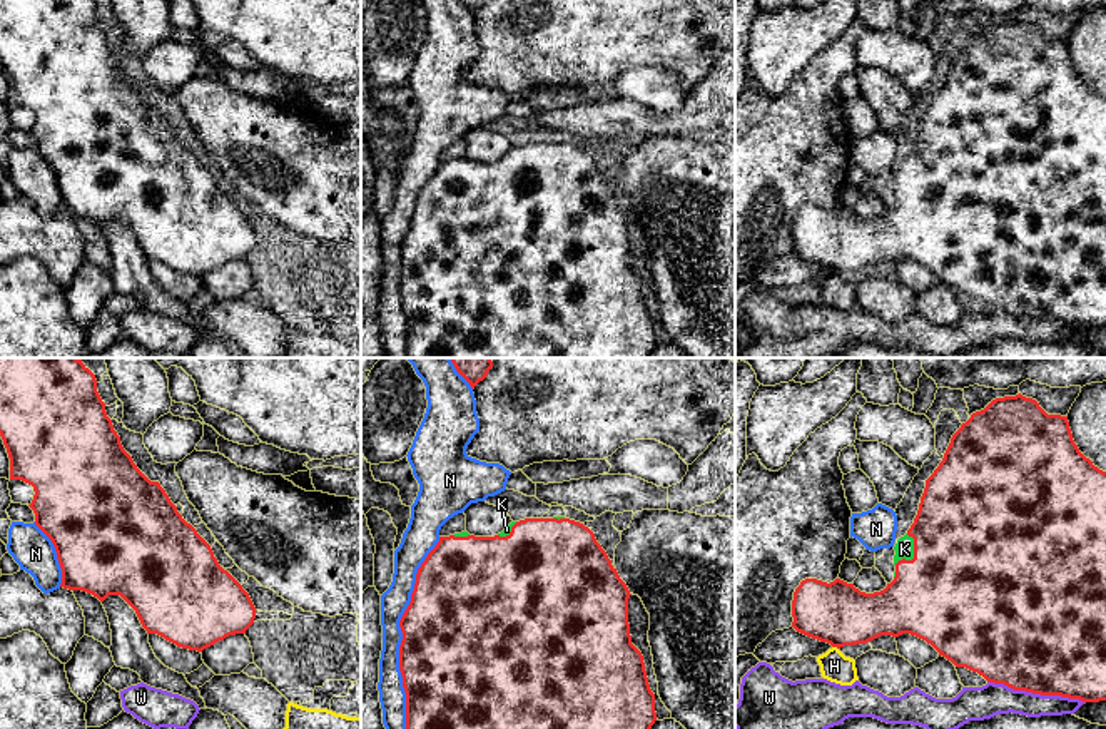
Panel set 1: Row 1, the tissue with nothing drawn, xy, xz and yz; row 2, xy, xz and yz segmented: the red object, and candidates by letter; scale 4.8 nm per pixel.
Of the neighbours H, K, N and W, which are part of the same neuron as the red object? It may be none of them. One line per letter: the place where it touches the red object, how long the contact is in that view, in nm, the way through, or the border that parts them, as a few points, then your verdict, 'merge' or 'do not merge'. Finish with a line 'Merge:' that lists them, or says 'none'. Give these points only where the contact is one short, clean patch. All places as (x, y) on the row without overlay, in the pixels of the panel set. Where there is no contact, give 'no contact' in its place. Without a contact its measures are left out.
H: meets red in yz at (836, 271); contact 40 nm long; border along yz (832, 271), (837, 275); do not merge
K: meets red in yz at (914, 181); contact 170 nm long; merge
N: meets red in xz at (403, 259); contact 950 nm long; do not merge
W: meets red in yz at (1036, 318); contact 480 nm long; do not merge
Merge: K

